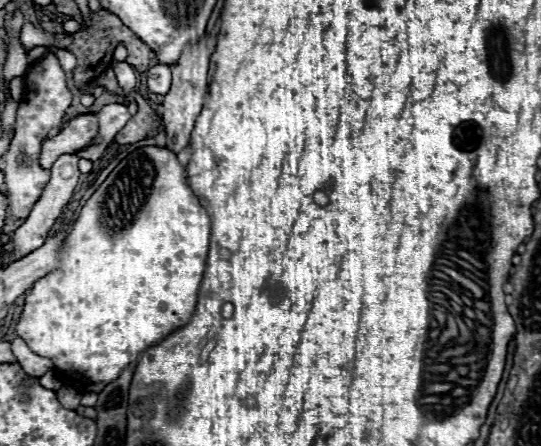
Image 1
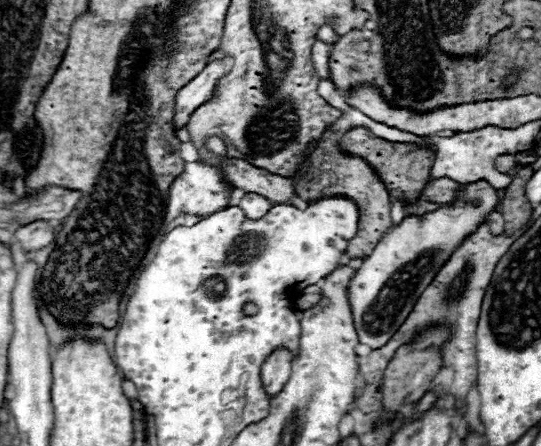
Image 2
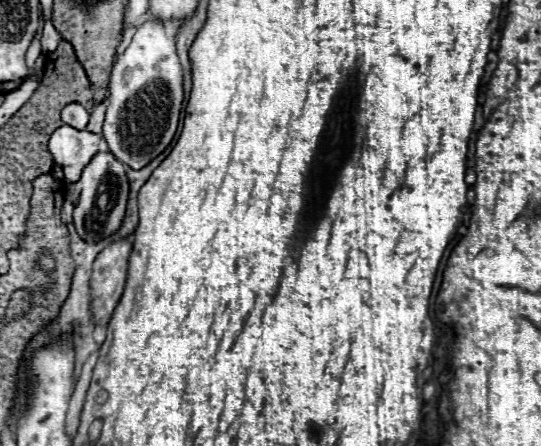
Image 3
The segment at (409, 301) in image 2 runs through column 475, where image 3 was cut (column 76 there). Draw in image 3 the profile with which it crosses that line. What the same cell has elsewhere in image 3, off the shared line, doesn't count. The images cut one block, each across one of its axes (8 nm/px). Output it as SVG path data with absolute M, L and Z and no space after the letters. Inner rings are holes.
M98 152L84 168L82 178L66 186L66 200L74 204L72 224L76 232L82 236L82 240L90 240L92 244L118 232L118 228L124 222L128 192L130 192L130 184L126 178L126 166L120 164L110 152Z

